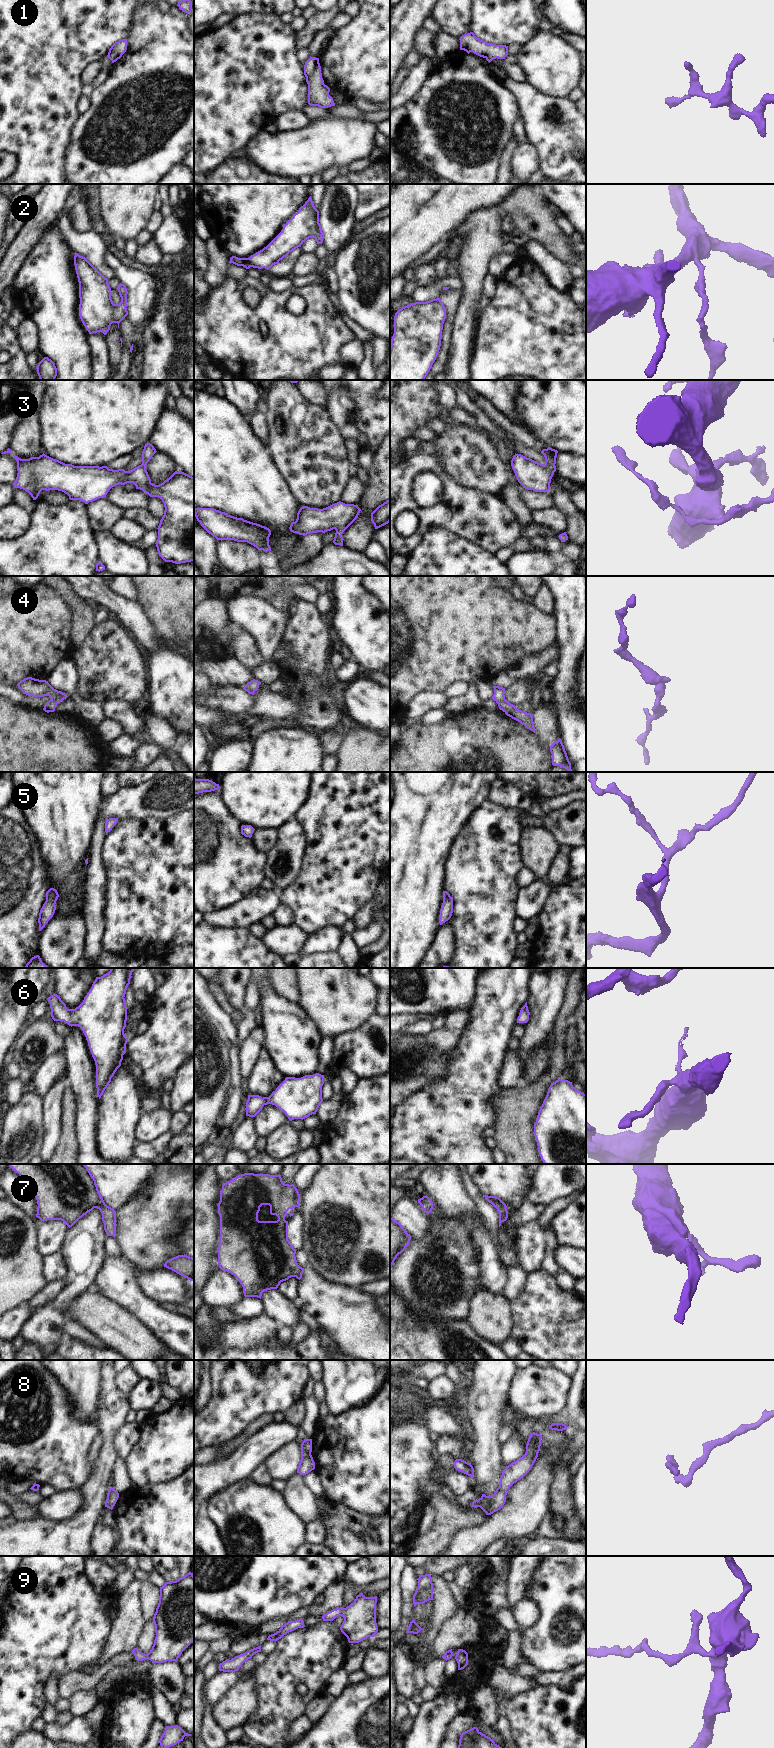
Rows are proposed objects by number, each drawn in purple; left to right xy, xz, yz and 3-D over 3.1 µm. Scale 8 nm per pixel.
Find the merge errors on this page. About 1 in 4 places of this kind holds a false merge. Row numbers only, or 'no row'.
8

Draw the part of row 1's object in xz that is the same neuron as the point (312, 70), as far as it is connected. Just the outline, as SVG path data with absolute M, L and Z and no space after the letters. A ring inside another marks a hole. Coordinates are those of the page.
M310 56L304 65L304 75L308 84L308 104L320 108L335 106L329 95L330 88L324 84L319 58Z

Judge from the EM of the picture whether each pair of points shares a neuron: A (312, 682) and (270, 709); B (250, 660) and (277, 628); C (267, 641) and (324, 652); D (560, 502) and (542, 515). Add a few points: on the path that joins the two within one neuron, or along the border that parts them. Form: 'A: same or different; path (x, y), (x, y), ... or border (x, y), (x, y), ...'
A: same; path (306, 694), (296, 704), (282, 707)
B: different; border (246, 628), (256, 638), (266, 659)
C: different; border (292, 618), (281, 641)
D: different; border (553, 505), (565, 516), (567, 521), (566, 527)

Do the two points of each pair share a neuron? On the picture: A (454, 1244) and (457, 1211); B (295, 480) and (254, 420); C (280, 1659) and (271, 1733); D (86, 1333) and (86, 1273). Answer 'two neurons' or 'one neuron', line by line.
A: two neurons
B: two neurons
C: one neuron
D: two neurons

